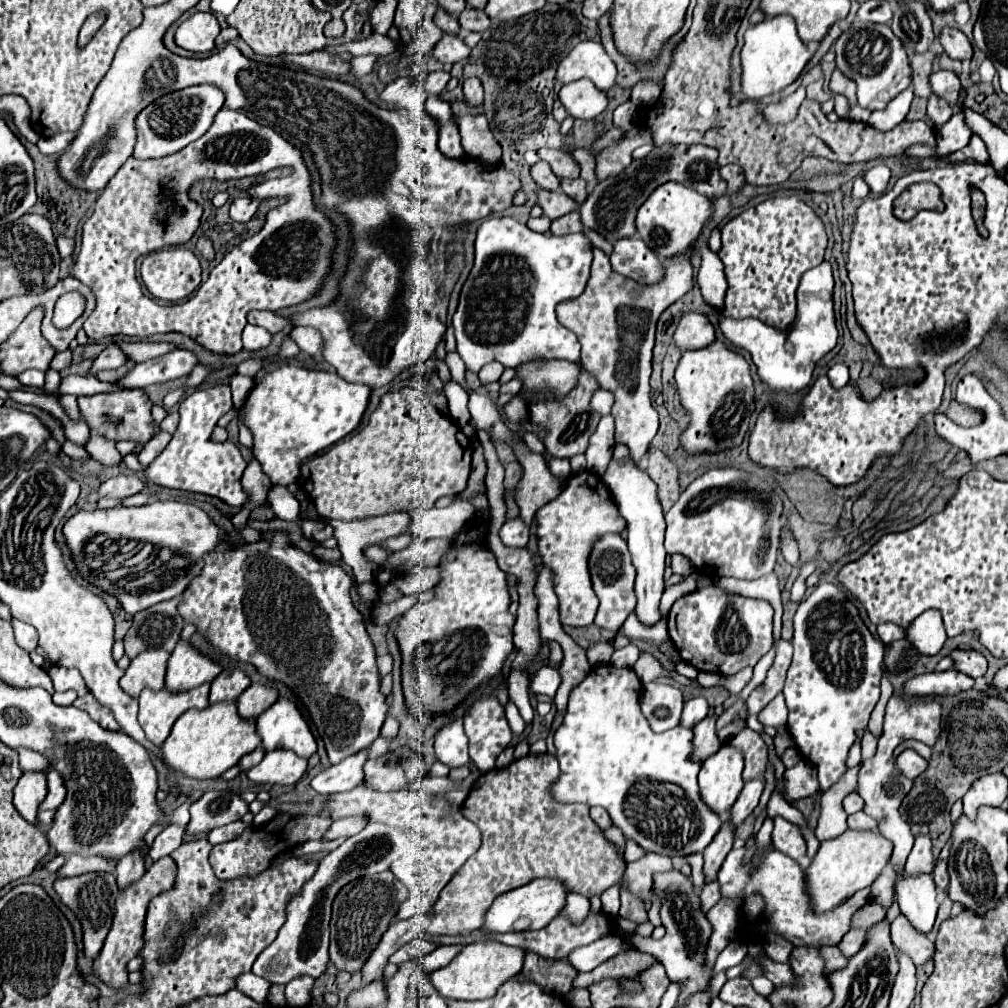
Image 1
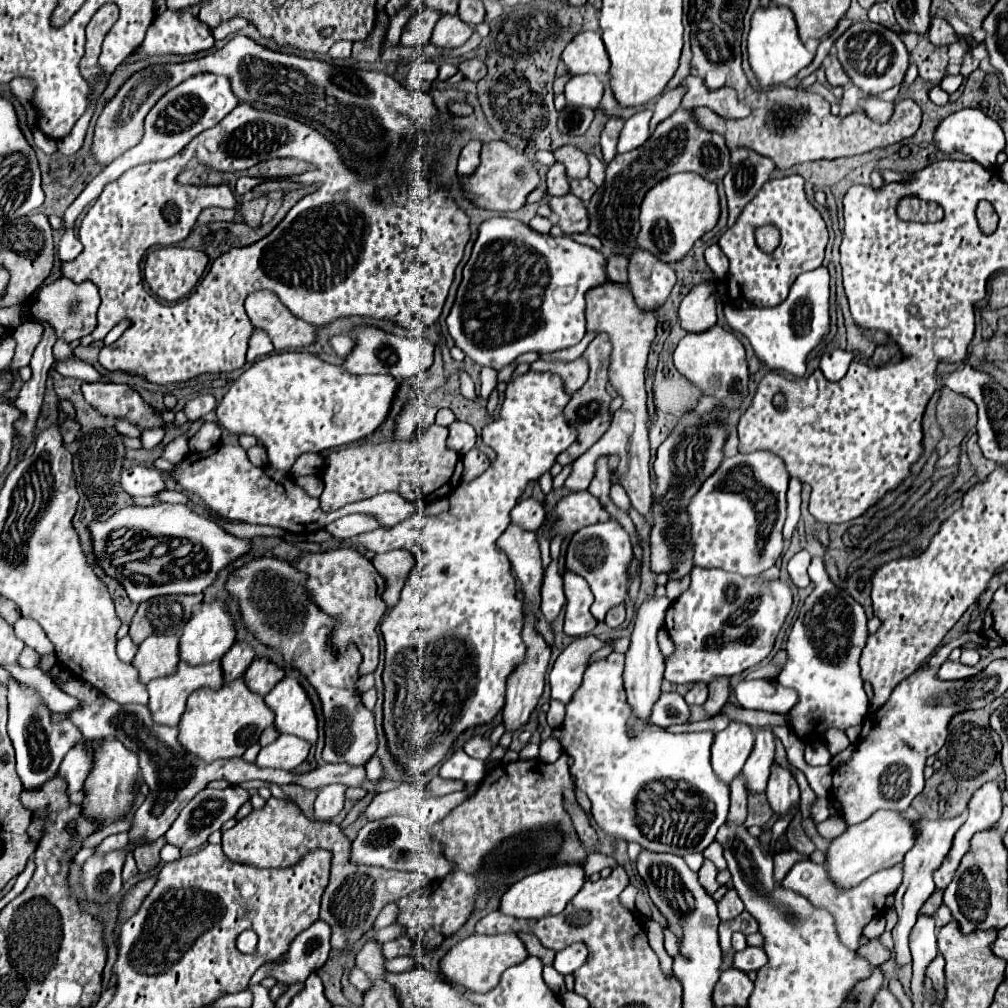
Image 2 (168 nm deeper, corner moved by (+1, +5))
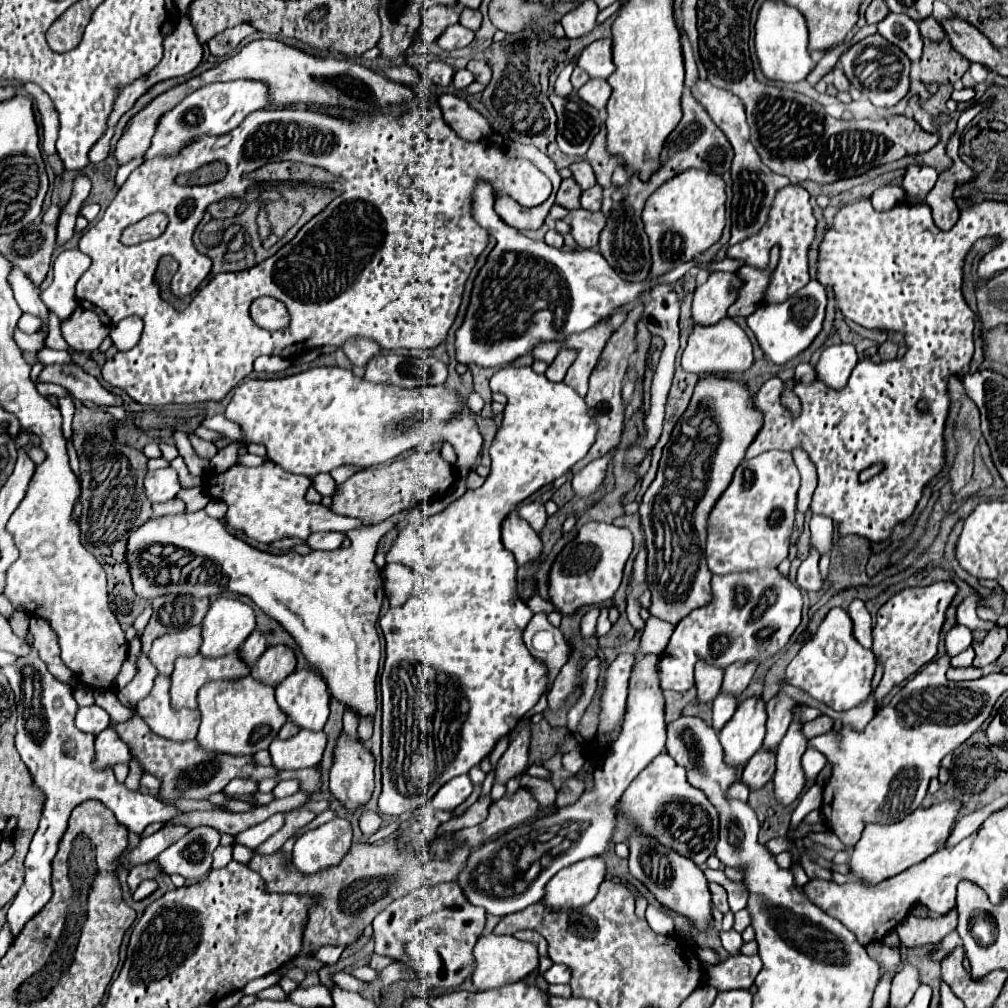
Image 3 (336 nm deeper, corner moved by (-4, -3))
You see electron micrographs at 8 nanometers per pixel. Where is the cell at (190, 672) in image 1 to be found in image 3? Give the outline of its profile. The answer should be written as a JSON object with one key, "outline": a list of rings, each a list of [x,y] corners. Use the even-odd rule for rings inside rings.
{"outline":[[[218,596],[202,622],[200,654],[220,658],[238,650],[254,630],[254,612],[248,604]]]}

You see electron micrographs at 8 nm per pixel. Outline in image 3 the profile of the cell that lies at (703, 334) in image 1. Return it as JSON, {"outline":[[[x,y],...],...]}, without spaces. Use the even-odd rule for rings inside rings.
{"outline":[[[712,272],[706,282],[698,284],[692,302],[692,320],[698,326],[712,326],[726,318],[728,306],[736,300],[740,280],[730,272]]]}

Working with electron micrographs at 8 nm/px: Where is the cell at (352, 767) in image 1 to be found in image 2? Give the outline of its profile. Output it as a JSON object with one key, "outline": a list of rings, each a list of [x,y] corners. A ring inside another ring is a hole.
{"outline":[[[331,784],[323,790],[319,790],[317,800],[315,800],[315,818],[319,822],[329,822],[343,810],[345,790],[347,788],[341,784]]]}

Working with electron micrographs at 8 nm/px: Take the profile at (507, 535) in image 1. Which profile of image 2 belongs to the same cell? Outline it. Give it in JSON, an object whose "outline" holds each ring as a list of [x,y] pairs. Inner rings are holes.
{"outline":[[[527,498],[527,500],[521,500],[513,510],[511,510],[511,522],[521,526],[523,530],[537,530],[545,520],[545,510],[543,510],[543,504],[533,500],[533,498]]]}

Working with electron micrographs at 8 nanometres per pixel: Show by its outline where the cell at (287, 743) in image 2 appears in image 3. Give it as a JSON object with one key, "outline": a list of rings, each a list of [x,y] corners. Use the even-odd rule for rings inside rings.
{"outline":[[[300,730],[290,740],[276,738],[270,744],[272,764],[278,770],[300,770],[300,768],[318,766],[318,762],[322,760],[324,746],[326,746],[324,732],[314,734],[310,730]]]}

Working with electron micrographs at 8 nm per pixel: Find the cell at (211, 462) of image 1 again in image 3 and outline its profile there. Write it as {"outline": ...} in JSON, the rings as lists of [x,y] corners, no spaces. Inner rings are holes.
{"outline":[[[268,462],[266,466],[258,466],[258,468],[234,464],[226,472],[218,474],[218,482],[206,482],[206,490],[210,492],[210,496],[222,500],[228,506],[224,516],[226,524],[234,530],[242,530],[246,536],[258,542],[272,544],[274,540],[280,538],[306,540],[310,534],[322,530],[348,532],[366,526],[360,522],[360,518],[338,516],[322,504],[308,502],[304,498],[308,486],[310,486],[310,478],[290,474],[274,462]]]}

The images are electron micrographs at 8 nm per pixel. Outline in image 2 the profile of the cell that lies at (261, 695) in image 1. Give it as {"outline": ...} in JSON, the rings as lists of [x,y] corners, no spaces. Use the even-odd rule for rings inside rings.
{"outline":[[[255,658],[243,678],[249,690],[265,696],[277,682],[281,682],[283,676],[285,676],[285,670],[281,666],[273,664],[267,658]]]}

